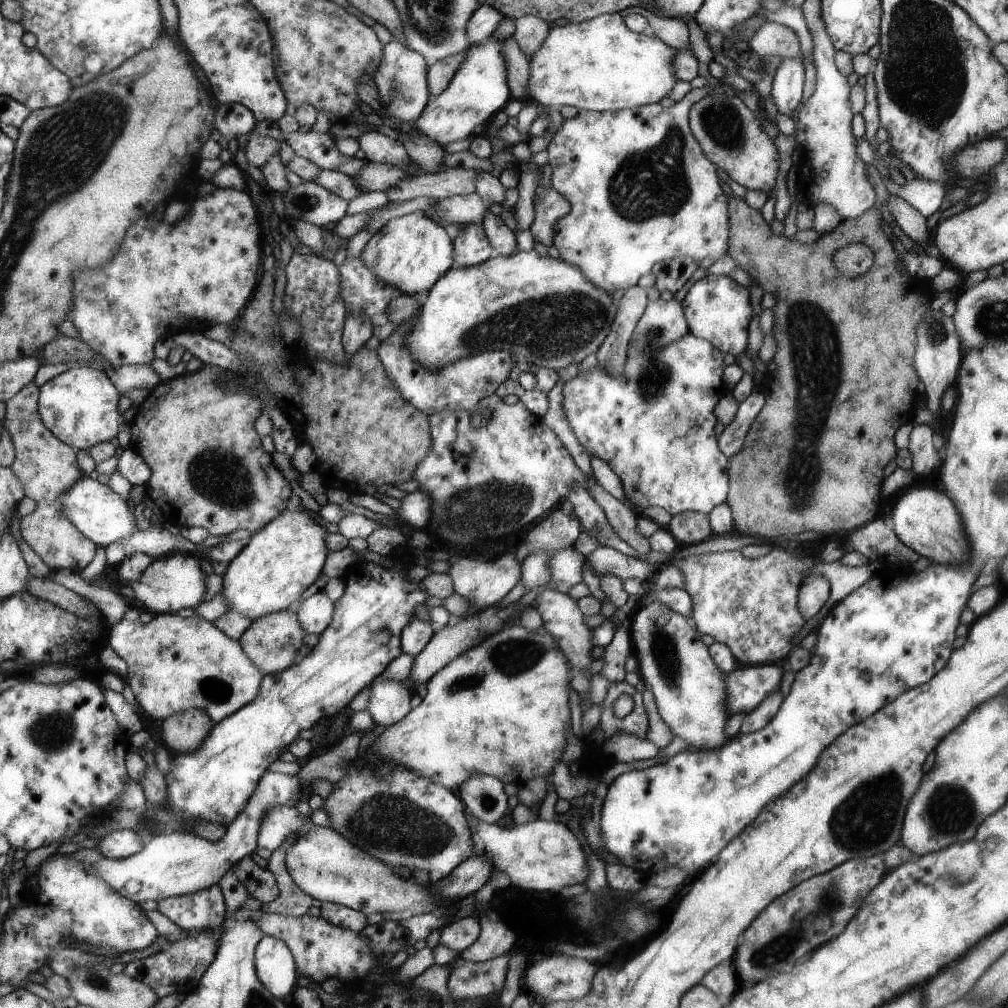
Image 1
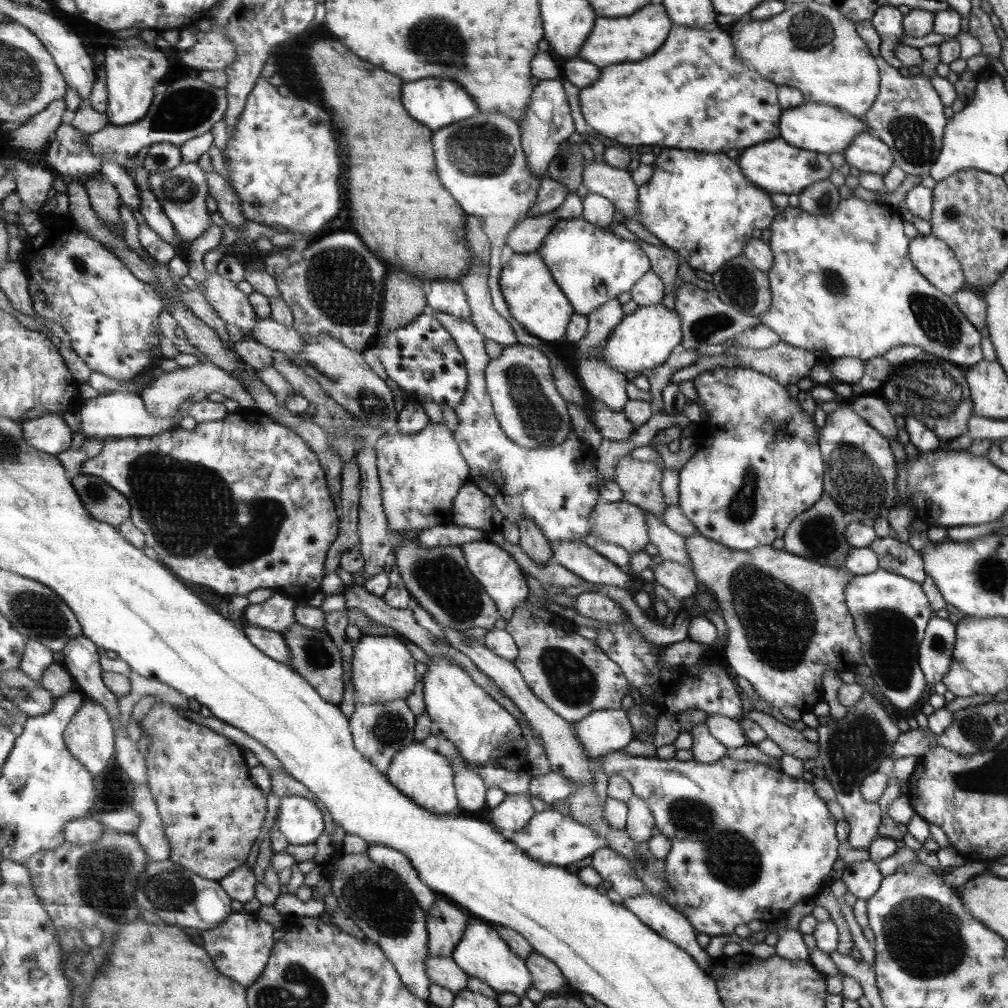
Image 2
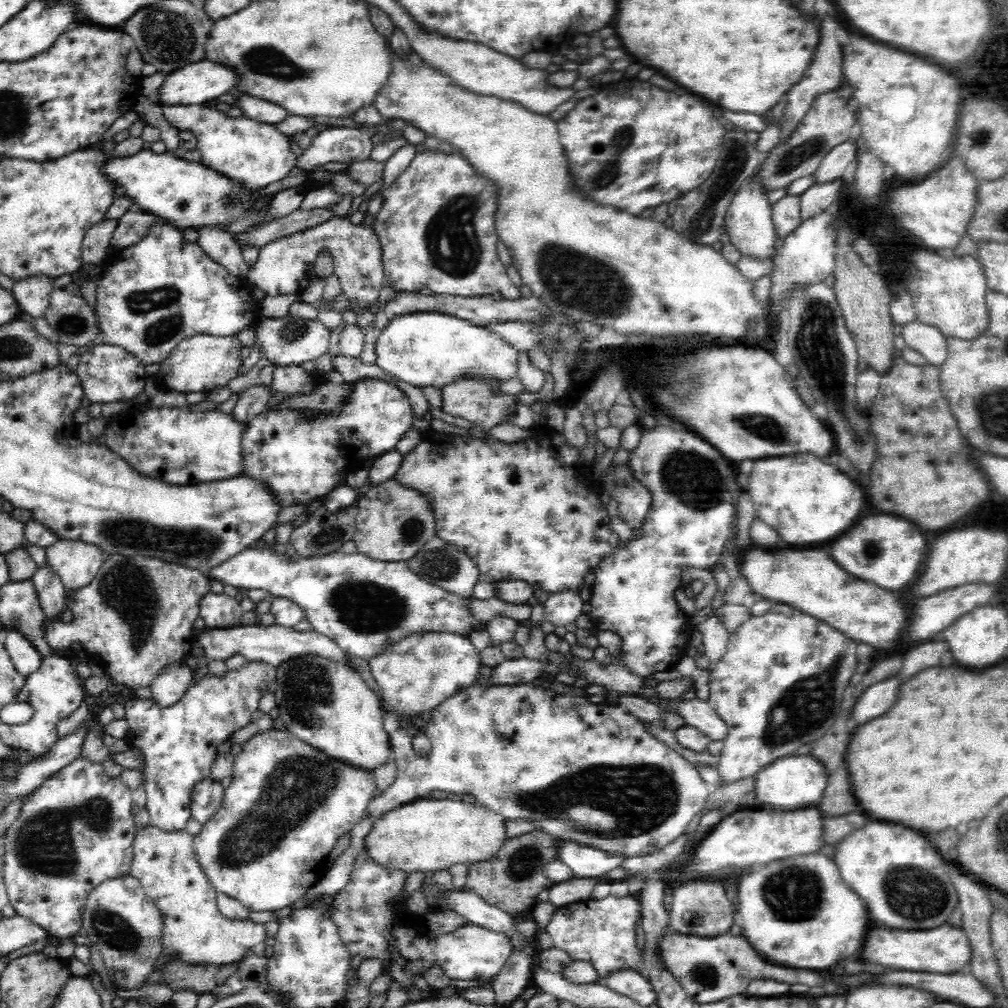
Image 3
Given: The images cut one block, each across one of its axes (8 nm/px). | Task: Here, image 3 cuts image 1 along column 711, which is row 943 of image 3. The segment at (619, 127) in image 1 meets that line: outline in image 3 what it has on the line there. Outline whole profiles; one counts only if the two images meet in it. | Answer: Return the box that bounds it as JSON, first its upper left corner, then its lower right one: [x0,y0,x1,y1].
[129,825,266,967]

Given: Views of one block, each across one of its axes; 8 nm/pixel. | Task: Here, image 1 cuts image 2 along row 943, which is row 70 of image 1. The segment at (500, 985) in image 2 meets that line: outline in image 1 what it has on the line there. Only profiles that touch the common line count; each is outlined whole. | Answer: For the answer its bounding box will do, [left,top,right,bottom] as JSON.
[416,36,508,147]

